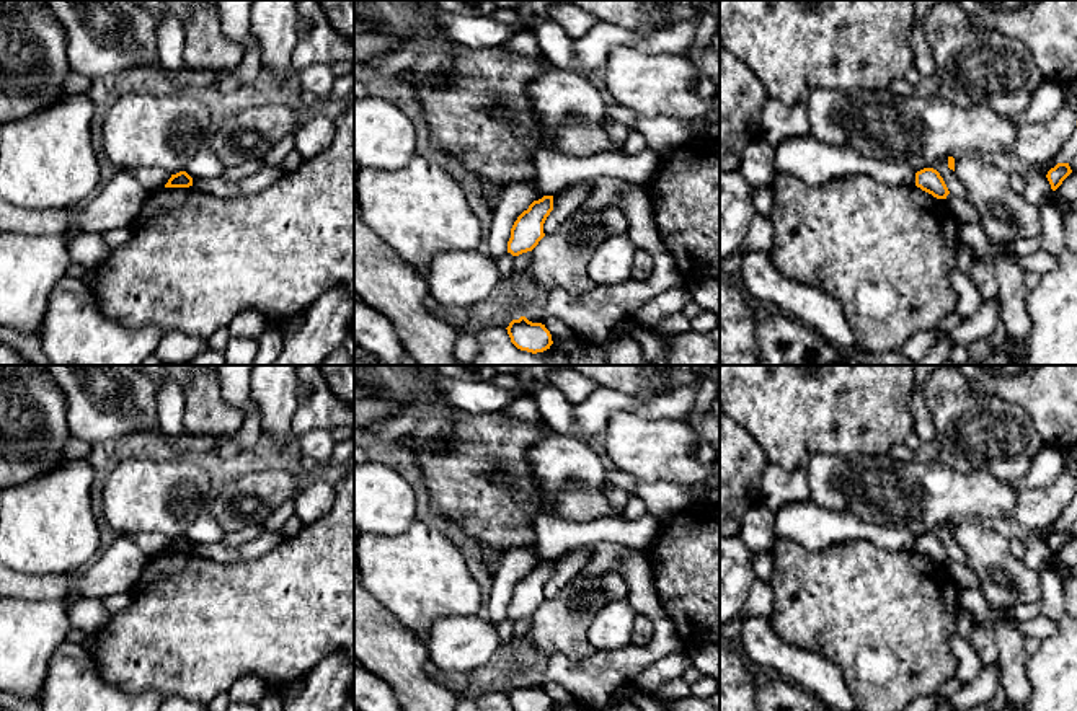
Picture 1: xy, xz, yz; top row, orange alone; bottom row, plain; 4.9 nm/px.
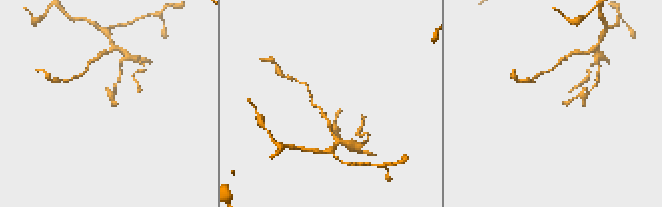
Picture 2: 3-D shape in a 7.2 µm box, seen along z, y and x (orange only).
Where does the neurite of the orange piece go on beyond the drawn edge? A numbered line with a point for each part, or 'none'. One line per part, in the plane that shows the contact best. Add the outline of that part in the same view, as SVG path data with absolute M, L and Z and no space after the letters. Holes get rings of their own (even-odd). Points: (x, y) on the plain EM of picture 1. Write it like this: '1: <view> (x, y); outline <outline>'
none

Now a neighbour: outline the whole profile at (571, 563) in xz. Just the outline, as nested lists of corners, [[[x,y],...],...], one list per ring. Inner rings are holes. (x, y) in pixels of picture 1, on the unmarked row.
[[[578,546],[553,561],[553,576],[543,589],[543,598],[555,598],[586,567],[584,548]]]

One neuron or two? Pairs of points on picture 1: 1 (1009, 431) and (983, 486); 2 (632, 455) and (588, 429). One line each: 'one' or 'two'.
1: two
2: two

